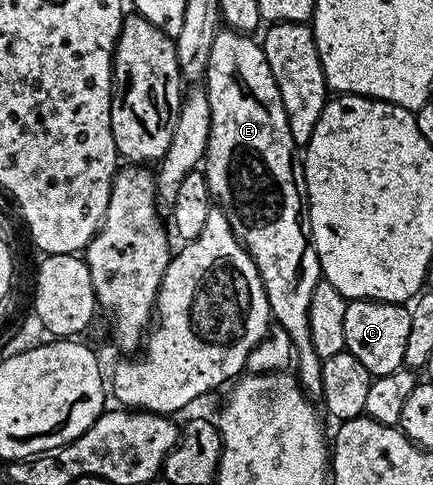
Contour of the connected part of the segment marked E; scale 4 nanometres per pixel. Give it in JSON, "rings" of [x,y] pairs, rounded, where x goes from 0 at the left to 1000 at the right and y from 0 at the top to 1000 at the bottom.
{"rings":[[[522,54],[508,56],[501,78],[492,78],[492,103],[483,103],[483,136],[478,138],[478,155],[473,159],[473,188],[478,208],[487,227],[487,276],[478,295],[478,318],[473,324],[473,361],[483,375],[483,392],[492,406],[494,419],[506,421],[513,435],[524,447],[529,466],[538,474],[538,482],[559,499],[575,526],[584,532],[603,577],[612,590],[612,606],[621,614],[621,639],[626,641],[626,658],[642,674],[658,680],[658,689],[667,689],[667,697],[681,715],[677,742],[677,767],[691,786],[691,798],[700,802],[707,816],[718,819],[721,827],[737,829],[746,821],[746,744],[739,742],[732,722],[723,713],[723,697],[714,680],[714,631],[723,623],[723,598],[741,584],[741,563],[737,557],[737,534],[732,532],[732,515],[718,501],[718,489],[711,472],[704,468],[704,454],[691,443],[704,437],[704,381],[700,377],[700,342],[695,322],[686,315],[686,299],[677,293],[677,276],[667,276],[667,252],[658,243],[658,219],[649,210],[649,194],[640,186],[640,169],[630,161],[630,144],[621,144],[621,128],[607,109],[605,89],[594,87],[587,72],[568,66],[545,66],[540,58]]]}

